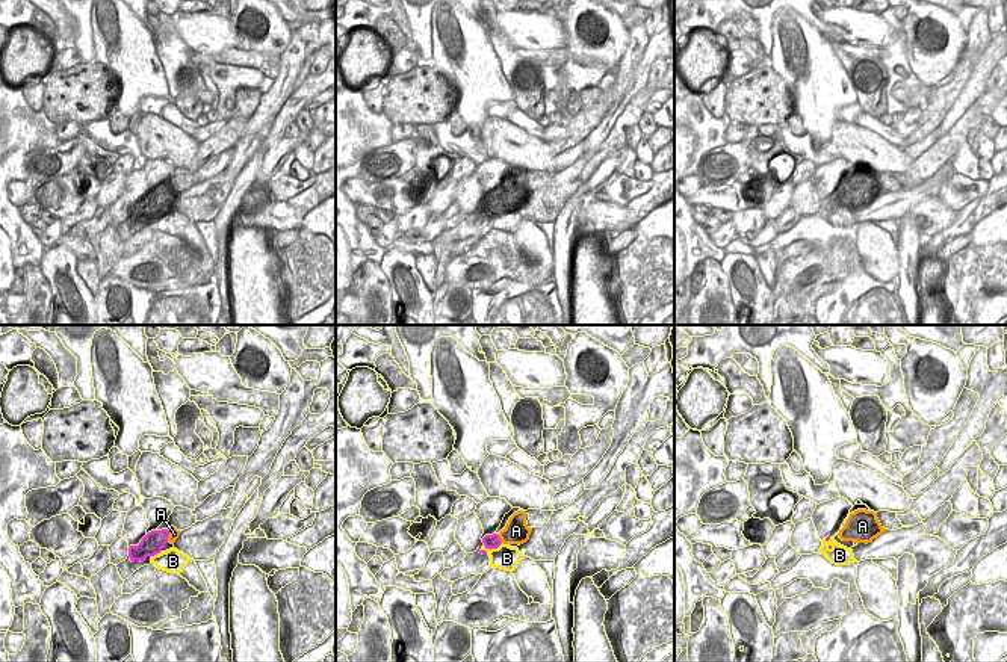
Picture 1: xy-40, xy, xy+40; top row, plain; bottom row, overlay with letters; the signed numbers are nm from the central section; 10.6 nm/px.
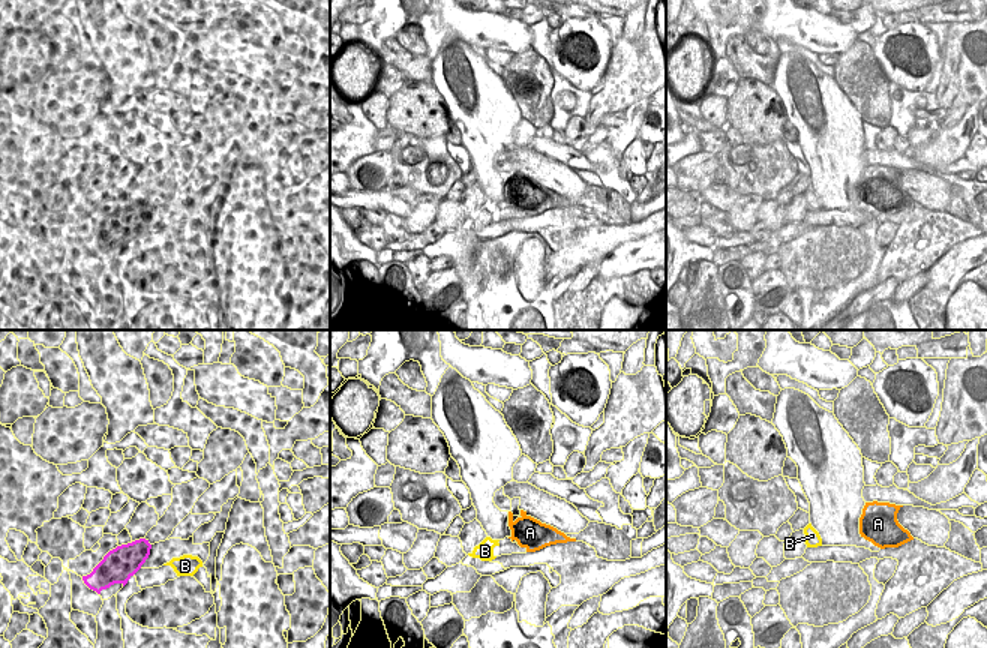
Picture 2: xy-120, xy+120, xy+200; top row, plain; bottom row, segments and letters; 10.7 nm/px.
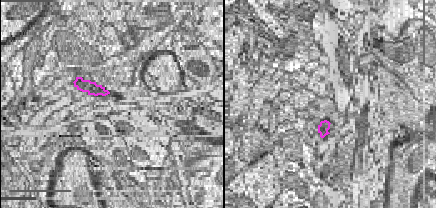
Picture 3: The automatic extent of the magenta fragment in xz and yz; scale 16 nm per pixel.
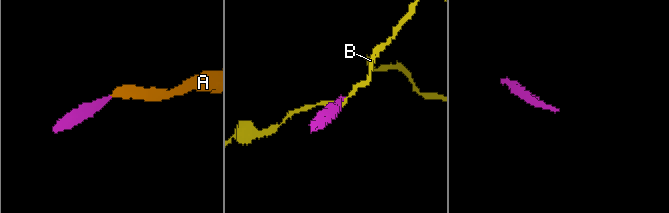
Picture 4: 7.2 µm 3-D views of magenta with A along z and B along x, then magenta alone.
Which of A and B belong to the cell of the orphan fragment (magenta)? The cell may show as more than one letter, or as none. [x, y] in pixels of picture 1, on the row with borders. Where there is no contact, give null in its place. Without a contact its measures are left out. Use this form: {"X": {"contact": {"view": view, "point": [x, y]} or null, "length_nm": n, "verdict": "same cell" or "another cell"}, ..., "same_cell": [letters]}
{"A": {"contact": {"view": "xy-40", "point": [168, 535]}, "length_nm": 120, "verdict": "same cell"}, "B": {"contact": {"view": "xy", "point": [490, 549]}, "length_nm": 240, "verdict": "another cell"}, "same_cell": ["A"]}

